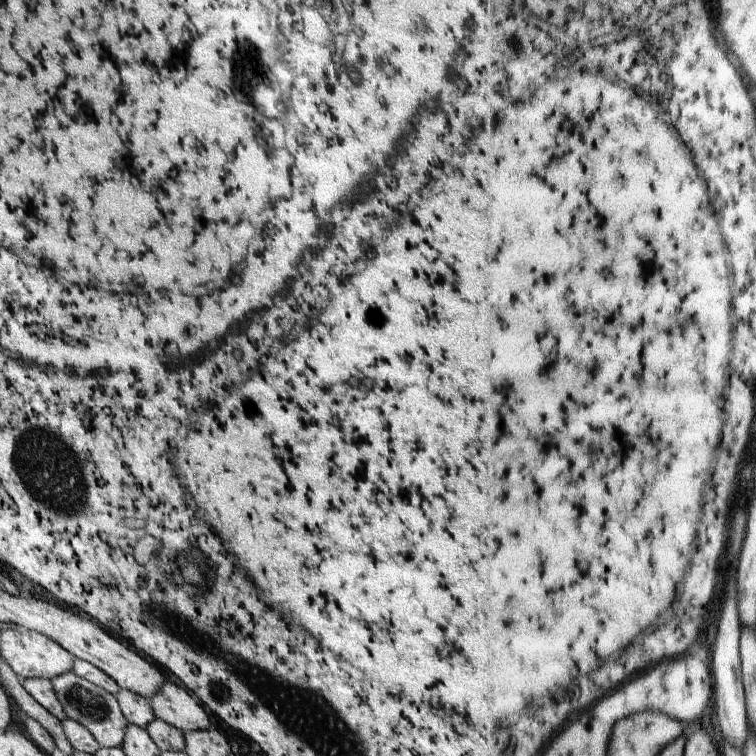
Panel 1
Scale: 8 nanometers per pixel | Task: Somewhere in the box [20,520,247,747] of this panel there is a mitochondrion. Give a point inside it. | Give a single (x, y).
(85, 702)

